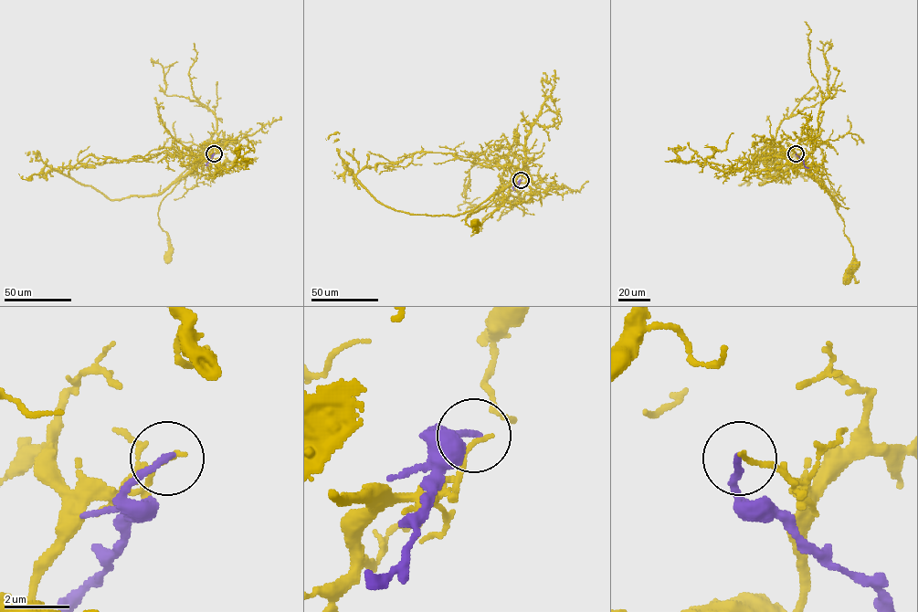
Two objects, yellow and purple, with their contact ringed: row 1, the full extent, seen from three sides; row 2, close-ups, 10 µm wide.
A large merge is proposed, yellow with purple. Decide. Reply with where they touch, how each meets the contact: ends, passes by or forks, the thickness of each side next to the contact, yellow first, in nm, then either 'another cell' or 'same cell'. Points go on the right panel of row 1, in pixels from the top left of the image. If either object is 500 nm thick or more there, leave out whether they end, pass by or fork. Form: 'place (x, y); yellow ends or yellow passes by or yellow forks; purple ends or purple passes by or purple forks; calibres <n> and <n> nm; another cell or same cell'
place (796, 153); yellow ends; purple ends; calibres 150 and 220 nm; another cell

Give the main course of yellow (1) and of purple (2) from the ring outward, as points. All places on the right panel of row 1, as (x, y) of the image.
1: (796, 153), (799, 162), (829, 192), (844, 224), (844, 235), (852, 247), (854, 255), (848, 274)
2: (796, 153), (808, 168)

